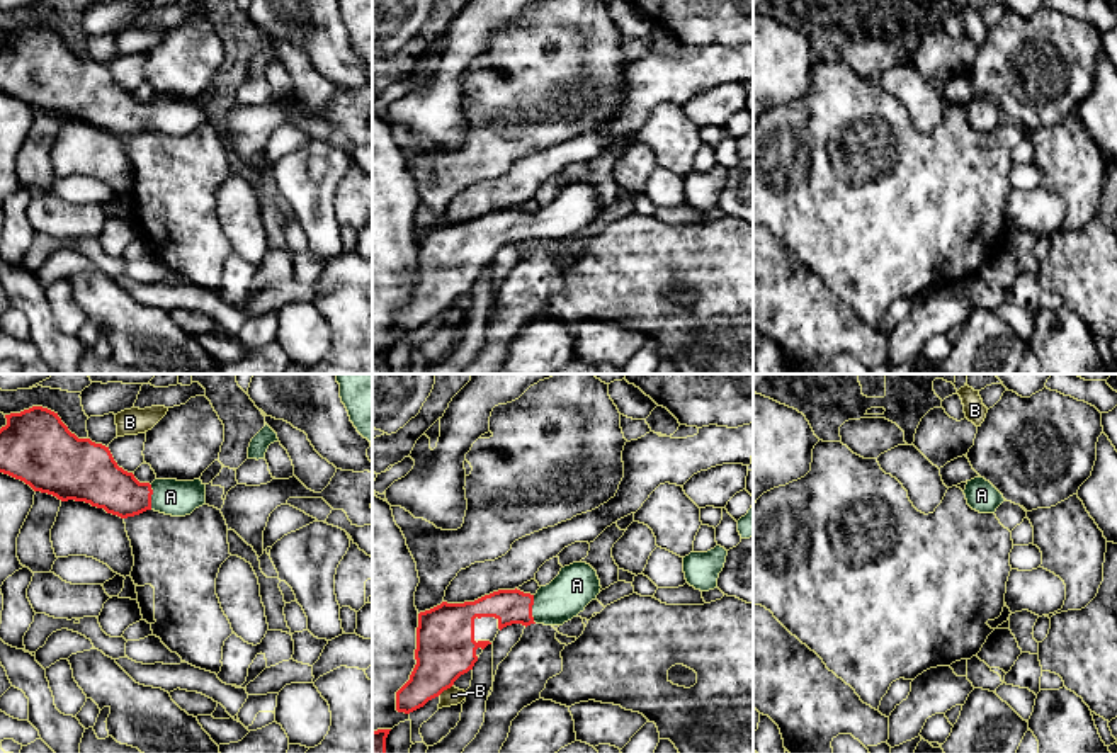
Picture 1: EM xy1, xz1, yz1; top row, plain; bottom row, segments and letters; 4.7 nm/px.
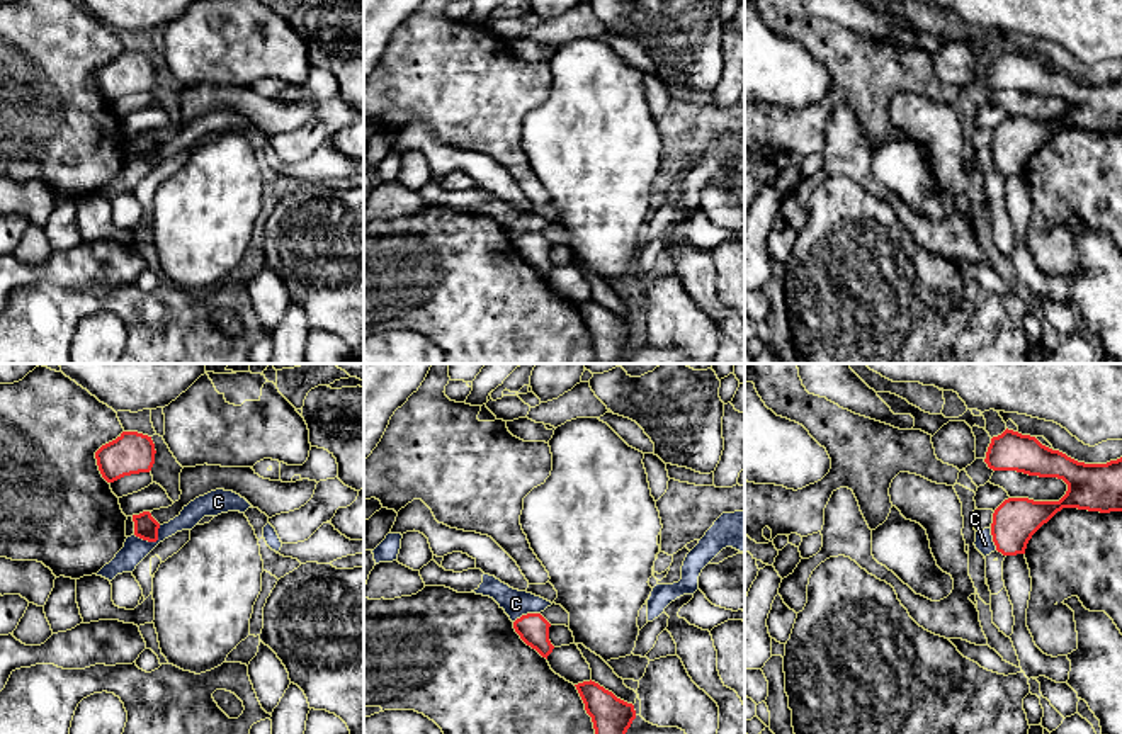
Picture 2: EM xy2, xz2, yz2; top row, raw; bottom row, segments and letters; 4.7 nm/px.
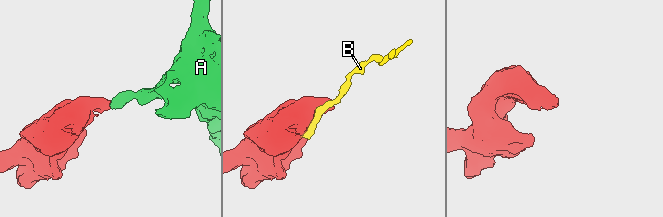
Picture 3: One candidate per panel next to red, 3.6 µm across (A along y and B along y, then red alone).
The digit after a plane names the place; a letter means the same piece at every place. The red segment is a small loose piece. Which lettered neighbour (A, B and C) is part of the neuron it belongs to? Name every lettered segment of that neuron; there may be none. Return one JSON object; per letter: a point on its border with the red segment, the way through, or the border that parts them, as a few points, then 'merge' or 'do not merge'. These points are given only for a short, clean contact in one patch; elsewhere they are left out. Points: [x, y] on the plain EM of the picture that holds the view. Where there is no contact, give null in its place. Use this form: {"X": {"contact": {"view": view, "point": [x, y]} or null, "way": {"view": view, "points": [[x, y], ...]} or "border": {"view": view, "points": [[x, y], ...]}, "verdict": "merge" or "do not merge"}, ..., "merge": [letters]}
{"A": {"contact": {"view": "xz1", "point": [531, 228]}, "way": {"view": "xz1", "points": [[510, 226], [531, 228], [556, 223], [577, 204]]}, "verdict": "merge"}, "B": {"contact": {"view": "xz1", "point": [444, 308]}, "verdict": "do not merge"}, "C": {"contact": {"view": "xy2", "point": [152, 160]}, "border": {"view": "xy2", "points": [[160, 145], [155, 160], [143, 160], [135, 153]]}, "verdict": "do not merge"}, "merge": ["A"]}

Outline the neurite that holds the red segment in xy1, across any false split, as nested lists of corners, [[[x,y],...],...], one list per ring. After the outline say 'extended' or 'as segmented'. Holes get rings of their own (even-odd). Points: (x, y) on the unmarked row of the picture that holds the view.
[[[32,25],[20,32],[5,34],[5,37],[7,44],[0,48],[0,92],[24,100],[34,110],[53,114],[61,121],[85,121],[121,138],[146,129],[185,136],[206,124],[206,104],[201,99],[139,102],[133,92],[117,85],[109,66],[90,58],[78,58],[58,32],[48,27]]]; extended

